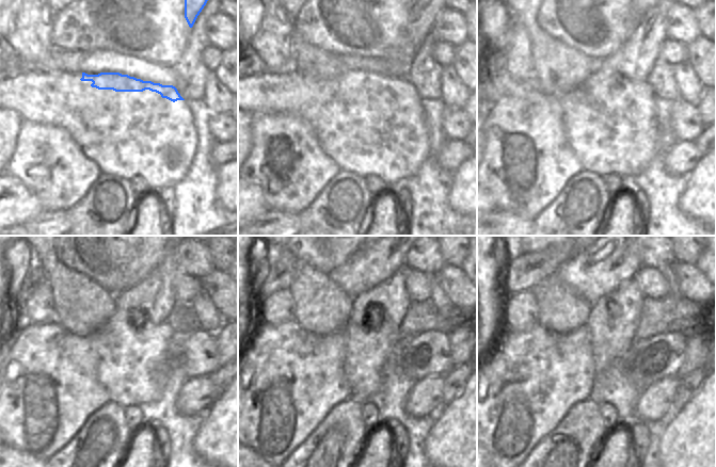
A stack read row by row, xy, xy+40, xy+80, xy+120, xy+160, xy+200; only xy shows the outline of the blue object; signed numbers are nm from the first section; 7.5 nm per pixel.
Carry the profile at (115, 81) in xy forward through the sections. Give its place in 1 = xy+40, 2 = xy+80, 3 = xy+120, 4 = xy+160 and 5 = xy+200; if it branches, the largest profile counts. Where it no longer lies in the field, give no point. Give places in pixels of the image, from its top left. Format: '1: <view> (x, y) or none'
1: xy+40 (400, 57)
2: xy+80 (629, 68)
3: xy+120 (146, 305)
4: xy+160 (380, 310)
5: xy+200 (614, 319)

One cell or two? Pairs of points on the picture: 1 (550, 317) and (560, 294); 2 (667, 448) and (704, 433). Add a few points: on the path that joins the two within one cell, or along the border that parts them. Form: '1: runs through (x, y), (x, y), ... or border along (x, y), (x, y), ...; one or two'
1: runs through (555, 311), (558, 308), (558, 300); one
2: runs through (677, 448), (689, 448), (695, 443); one

